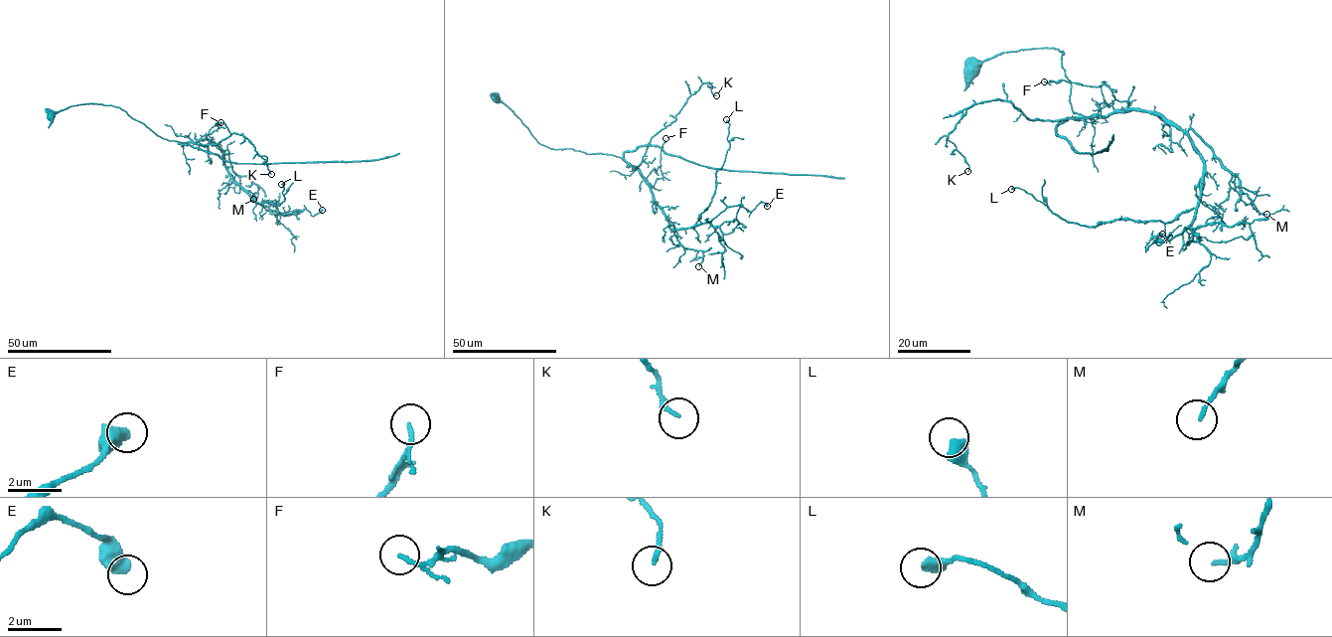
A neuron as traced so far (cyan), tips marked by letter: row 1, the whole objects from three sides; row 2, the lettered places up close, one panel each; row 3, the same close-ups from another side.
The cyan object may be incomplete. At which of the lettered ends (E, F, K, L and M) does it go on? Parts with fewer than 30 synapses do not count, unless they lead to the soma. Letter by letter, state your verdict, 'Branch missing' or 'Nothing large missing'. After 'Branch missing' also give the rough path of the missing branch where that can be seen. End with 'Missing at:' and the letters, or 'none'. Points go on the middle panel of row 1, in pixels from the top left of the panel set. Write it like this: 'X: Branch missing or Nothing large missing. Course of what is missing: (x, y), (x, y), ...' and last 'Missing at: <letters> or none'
E: Nothing large missing
F: Nothing large missing
K: Nothing large missing
L: Nothing large missing
M: Nothing large missing
Missing at: none

